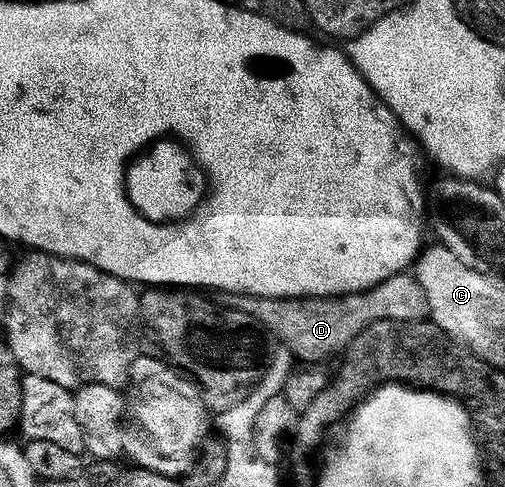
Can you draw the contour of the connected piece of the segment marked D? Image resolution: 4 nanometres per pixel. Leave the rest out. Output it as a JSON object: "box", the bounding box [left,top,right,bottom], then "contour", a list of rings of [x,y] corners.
{"box":[238,274,430,362],"contour":[[[408,274],[391,276],[369,292],[361,292],[354,296],[302,300],[240,296],[238,307],[241,312],[249,312],[283,347],[290,349],[297,361],[328,362],[331,356],[339,357],[353,338],[374,322],[423,320],[429,315],[430,305],[426,290],[419,279],[412,277],[411,280],[410,277]]]}

